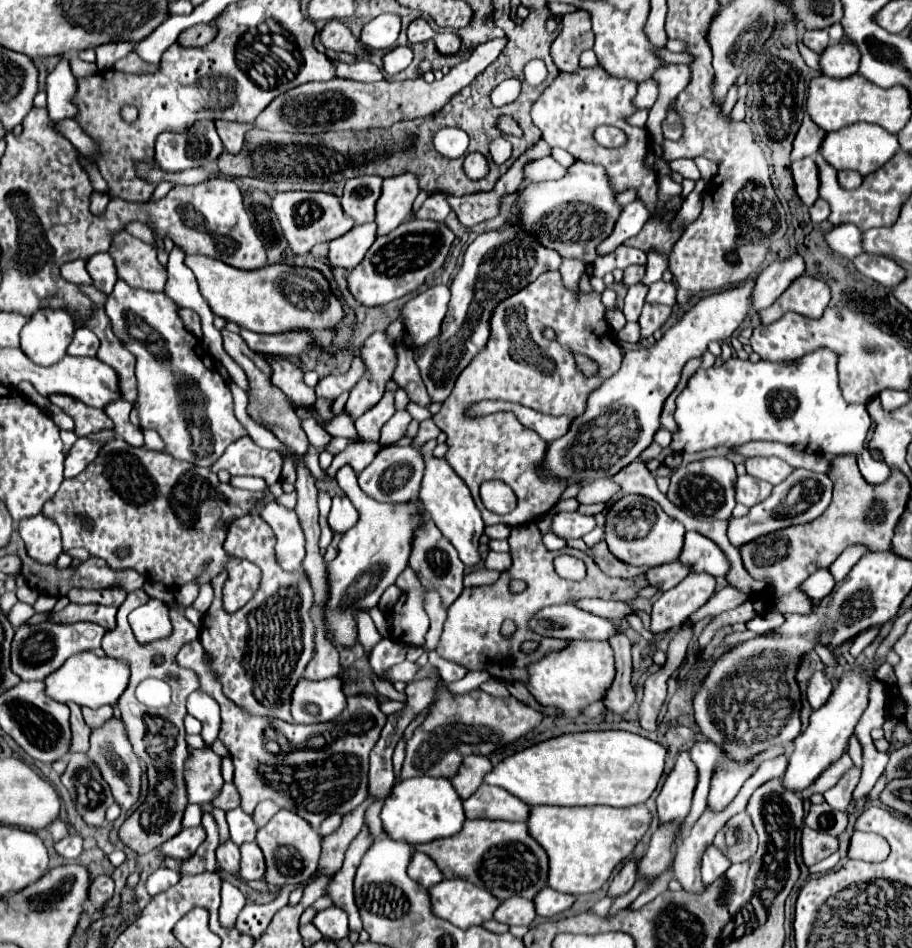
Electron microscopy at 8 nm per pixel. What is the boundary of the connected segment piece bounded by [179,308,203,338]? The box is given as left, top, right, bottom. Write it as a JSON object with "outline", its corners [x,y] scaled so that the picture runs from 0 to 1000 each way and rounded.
{"outline":[[[198,325],[196,331],[198,331],[198,338],[203,340],[205,348],[209,352],[214,352],[216,357],[220,357],[223,354],[223,348],[220,348],[220,335],[218,335],[218,331],[214,327],[207,327],[207,325]]]}

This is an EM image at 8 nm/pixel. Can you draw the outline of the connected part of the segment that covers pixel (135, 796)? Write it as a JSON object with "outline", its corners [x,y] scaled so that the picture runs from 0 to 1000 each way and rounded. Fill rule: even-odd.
{"outline":[[[124,755],[120,757],[120,762],[115,762],[113,766],[104,768],[100,772],[100,789],[98,789],[98,797],[106,804],[106,808],[111,810],[113,821],[117,823],[117,827],[122,829],[122,835],[126,840],[126,846],[135,852],[141,854],[150,848],[152,844],[152,835],[155,835],[155,806],[150,795],[146,795],[146,787],[139,778],[139,770],[137,764]]]}

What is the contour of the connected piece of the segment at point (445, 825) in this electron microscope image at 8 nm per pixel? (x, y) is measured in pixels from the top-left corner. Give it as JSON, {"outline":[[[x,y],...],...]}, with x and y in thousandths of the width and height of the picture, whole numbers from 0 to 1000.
{"outline":[[[470,819],[448,821],[438,825],[422,842],[418,865],[420,865],[420,876],[427,884],[446,888],[451,892],[466,890],[479,884],[497,882],[505,876],[510,867],[508,844],[499,835],[492,821],[470,821]]]}

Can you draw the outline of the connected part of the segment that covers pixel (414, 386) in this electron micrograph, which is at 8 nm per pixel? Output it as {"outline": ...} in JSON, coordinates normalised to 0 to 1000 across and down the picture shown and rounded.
{"outline":[[[440,361],[433,363],[433,369],[435,369],[435,388],[431,392],[431,401],[446,414],[448,422],[457,424],[459,428],[470,428],[470,418],[459,397],[453,369],[444,367]]]}

